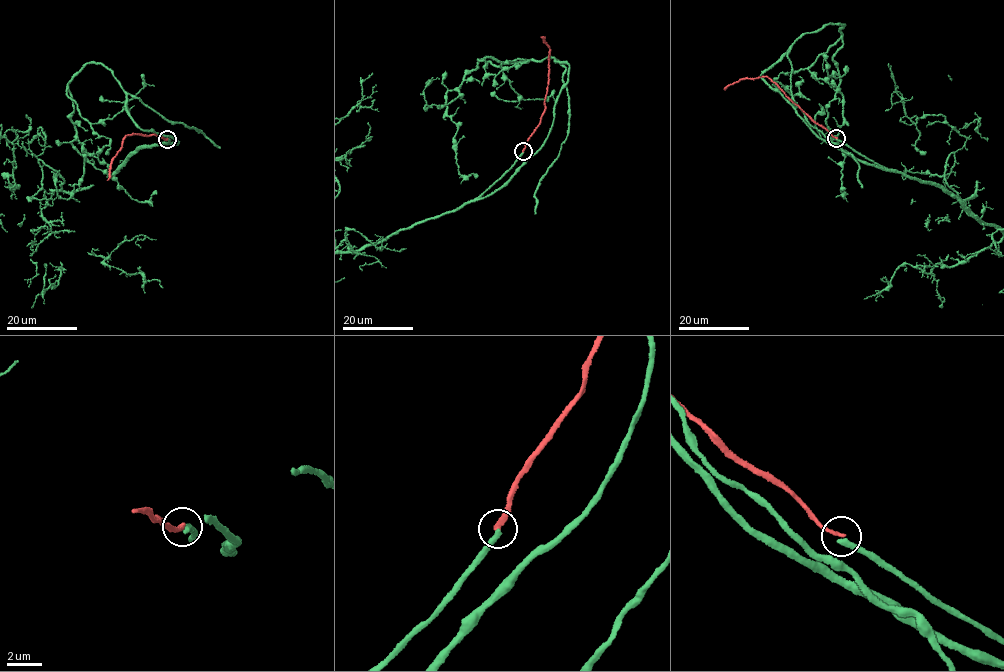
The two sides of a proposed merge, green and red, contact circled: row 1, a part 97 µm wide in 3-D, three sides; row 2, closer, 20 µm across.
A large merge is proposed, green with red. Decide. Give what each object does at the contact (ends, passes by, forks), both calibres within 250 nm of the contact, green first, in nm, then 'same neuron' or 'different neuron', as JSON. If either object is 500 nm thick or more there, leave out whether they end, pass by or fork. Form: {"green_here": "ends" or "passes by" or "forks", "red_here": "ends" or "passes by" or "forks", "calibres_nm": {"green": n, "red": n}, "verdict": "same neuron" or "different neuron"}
{"green_here": "ends", "red_here": "ends", "calibres_nm": {"green": 340, "red": 240}, "verdict": "different neuron"}

